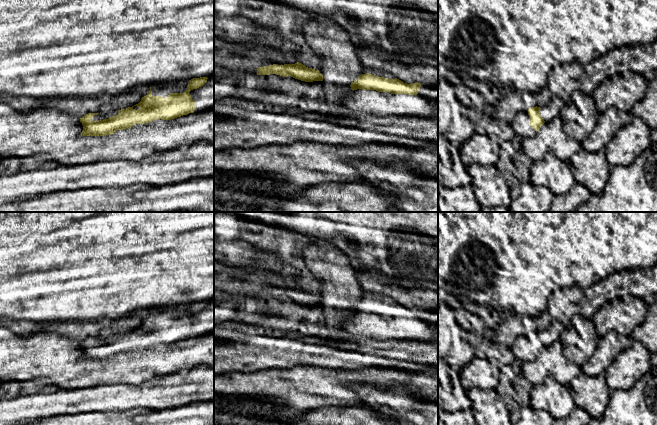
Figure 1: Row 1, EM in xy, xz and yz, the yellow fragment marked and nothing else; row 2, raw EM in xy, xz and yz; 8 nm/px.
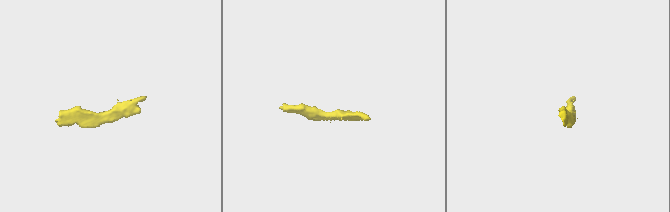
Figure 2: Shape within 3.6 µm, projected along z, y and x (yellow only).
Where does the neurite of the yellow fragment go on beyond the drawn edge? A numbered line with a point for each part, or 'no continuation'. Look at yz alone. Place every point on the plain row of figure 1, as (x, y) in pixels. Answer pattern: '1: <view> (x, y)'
1: yz (553, 333)
2: yz (520, 347)

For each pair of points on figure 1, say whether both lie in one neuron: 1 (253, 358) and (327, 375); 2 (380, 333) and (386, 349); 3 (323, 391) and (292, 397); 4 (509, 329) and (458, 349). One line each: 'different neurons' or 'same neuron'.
1: different neurons
2: different neurons
3: same neuron
4: different neurons

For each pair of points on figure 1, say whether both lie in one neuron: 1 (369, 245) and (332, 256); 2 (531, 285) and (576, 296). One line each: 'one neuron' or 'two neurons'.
1: two neurons
2: two neurons

